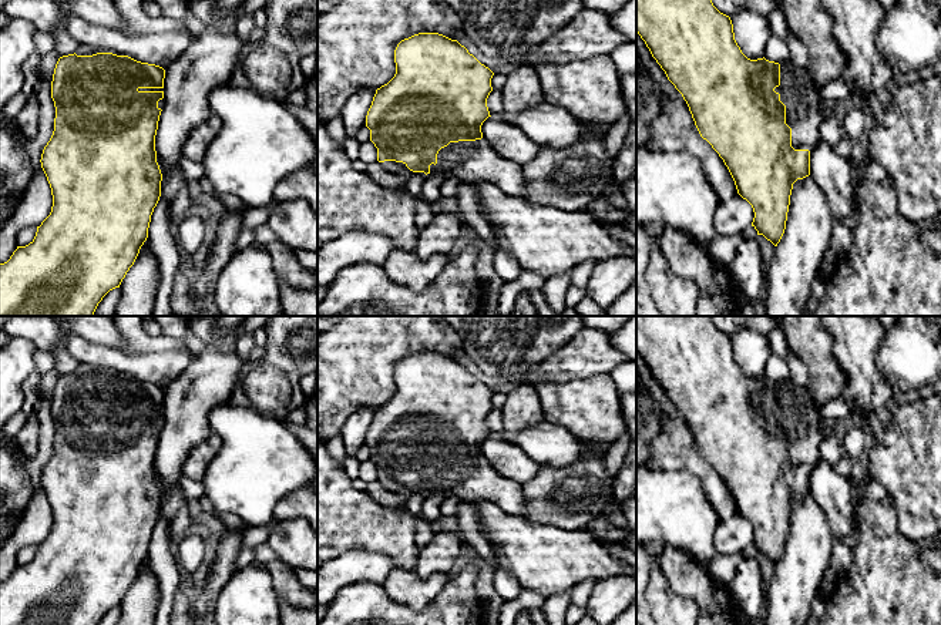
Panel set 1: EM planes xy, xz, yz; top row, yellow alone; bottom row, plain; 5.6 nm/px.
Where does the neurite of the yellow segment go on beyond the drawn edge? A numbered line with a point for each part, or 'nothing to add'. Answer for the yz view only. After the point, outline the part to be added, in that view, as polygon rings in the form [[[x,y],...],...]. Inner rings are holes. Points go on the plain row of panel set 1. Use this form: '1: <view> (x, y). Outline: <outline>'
1: yz (803, 429). Outline: [[[780,383],[780,404],[774,407],[786,424],[786,443],[792,447],[792,466],[811,470],[820,461],[820,443],[826,433],[820,413],[806,389]]]

